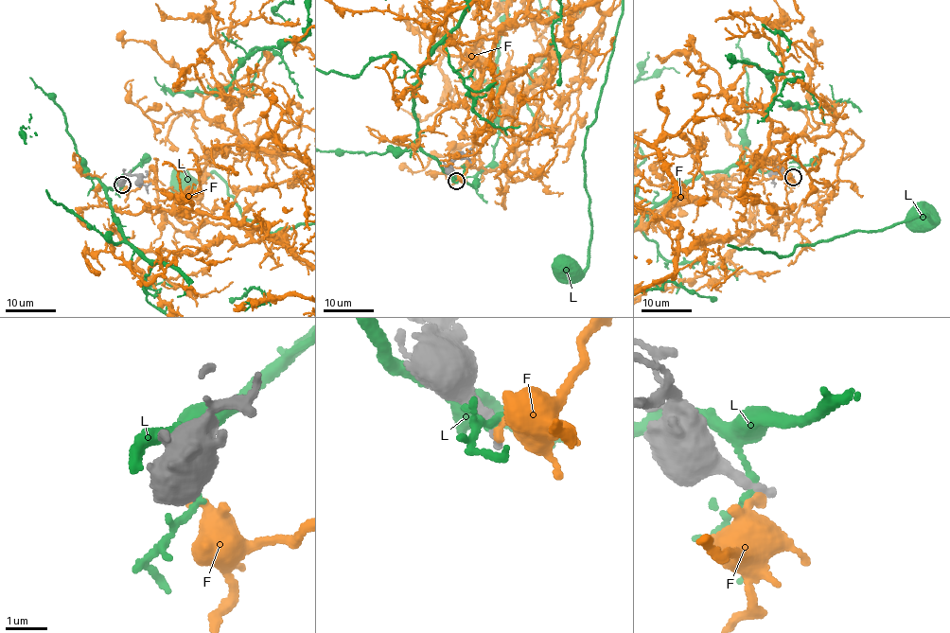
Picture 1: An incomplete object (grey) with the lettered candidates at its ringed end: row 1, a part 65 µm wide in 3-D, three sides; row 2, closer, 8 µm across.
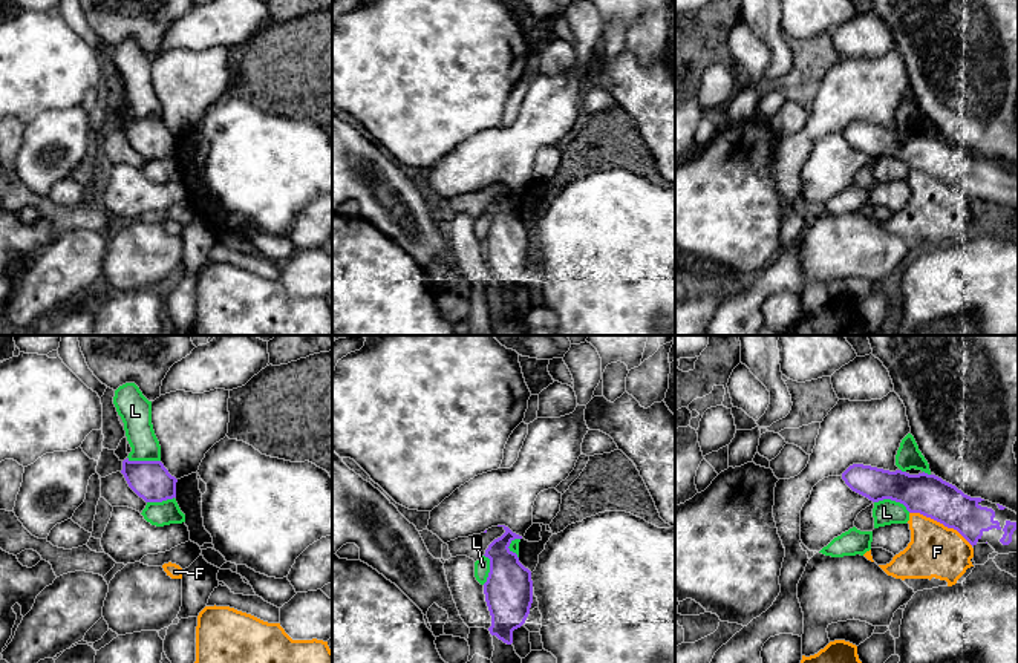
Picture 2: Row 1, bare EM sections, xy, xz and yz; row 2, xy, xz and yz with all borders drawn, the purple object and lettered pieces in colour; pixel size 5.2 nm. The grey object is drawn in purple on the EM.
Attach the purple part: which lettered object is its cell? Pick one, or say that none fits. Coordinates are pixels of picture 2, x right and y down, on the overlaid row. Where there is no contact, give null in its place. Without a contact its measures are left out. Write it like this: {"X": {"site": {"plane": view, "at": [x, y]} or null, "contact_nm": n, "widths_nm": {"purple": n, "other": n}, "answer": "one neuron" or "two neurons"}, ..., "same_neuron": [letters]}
{"F": {"site": {"plane": "yz", "at": [942, 522]}, "contact_nm": 380, "widths_nm": {"purple": 220, "other": 280}, "answer": "two neurons"}, "L": {"site": {"plane": "yz", "at": [893, 499]}, "contact_nm": 200, "widths_nm": {"purple": 220, "other": 140}, "answer": "two neurons"}, "same_neuron": []}

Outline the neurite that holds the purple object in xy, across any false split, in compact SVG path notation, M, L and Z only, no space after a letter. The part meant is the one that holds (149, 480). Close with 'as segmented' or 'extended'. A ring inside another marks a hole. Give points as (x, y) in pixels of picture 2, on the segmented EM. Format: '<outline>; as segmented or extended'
M122 461L129 487L145 502L162 502L176 498L178 479L168 473L161 461Z; as segmented

